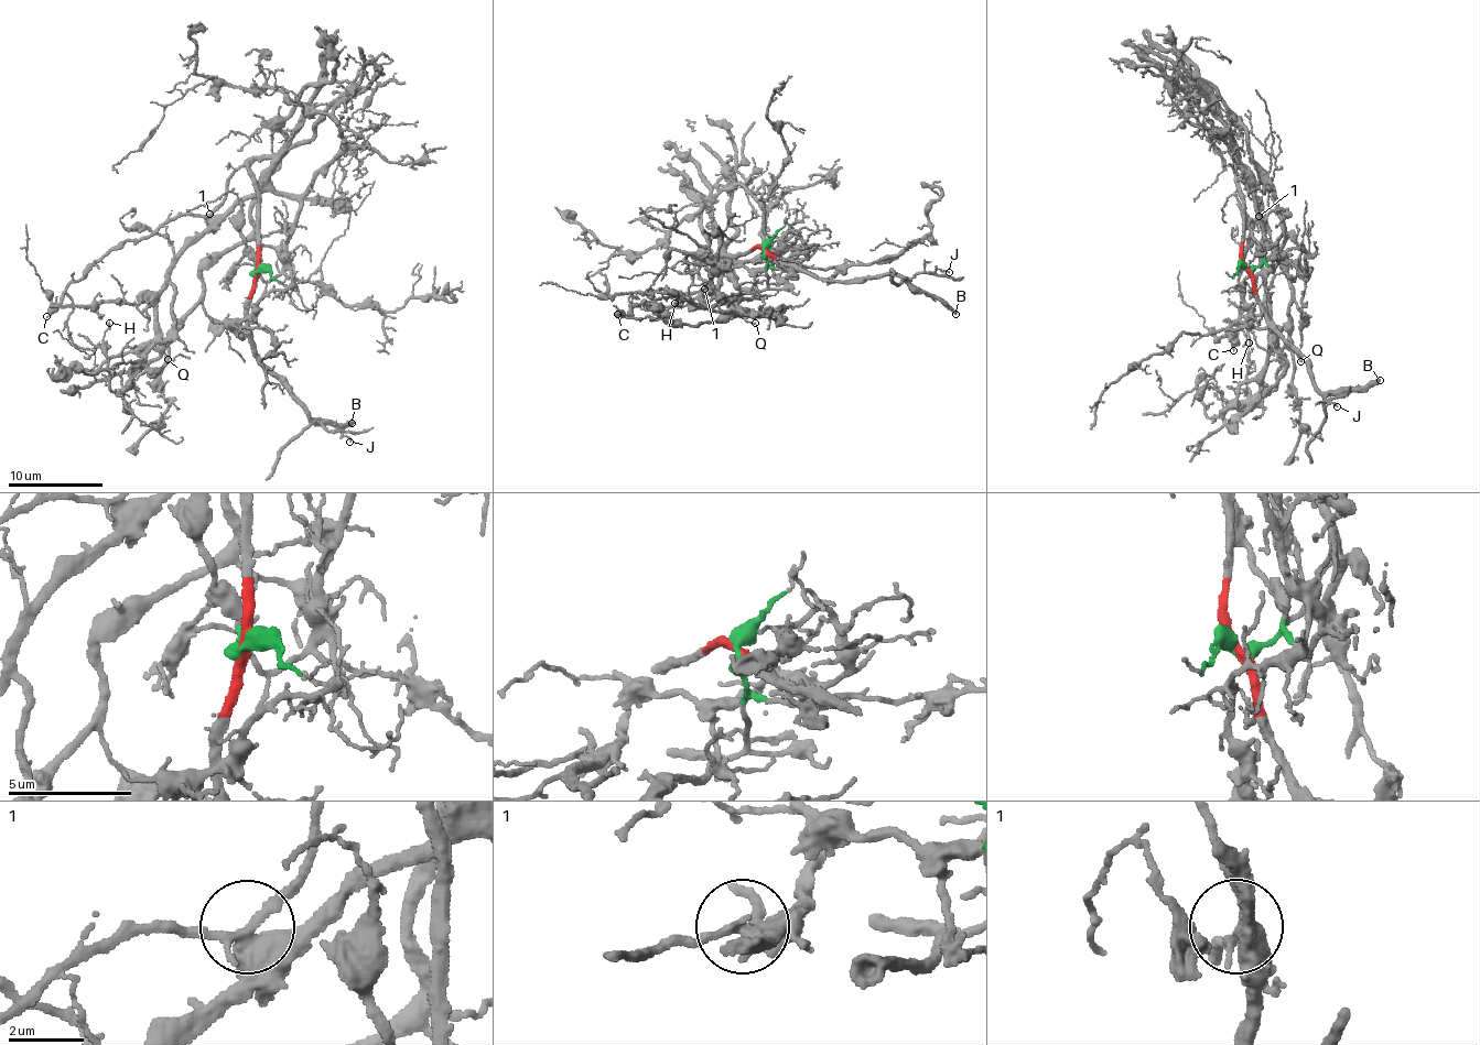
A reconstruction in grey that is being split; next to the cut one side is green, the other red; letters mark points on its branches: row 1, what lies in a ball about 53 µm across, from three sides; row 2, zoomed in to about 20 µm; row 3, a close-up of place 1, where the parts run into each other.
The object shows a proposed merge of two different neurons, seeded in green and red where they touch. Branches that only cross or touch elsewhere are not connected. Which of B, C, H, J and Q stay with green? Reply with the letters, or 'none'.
Q

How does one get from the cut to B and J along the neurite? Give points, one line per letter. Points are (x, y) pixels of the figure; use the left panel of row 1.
B: (257, 272), (247, 309), (249, 331), (258, 355), (310, 418), (352, 424)
J: (257, 272), (247, 309), (249, 331), (258, 355), (310, 418), (316, 420), (330, 431), (346, 434), (350, 442)

